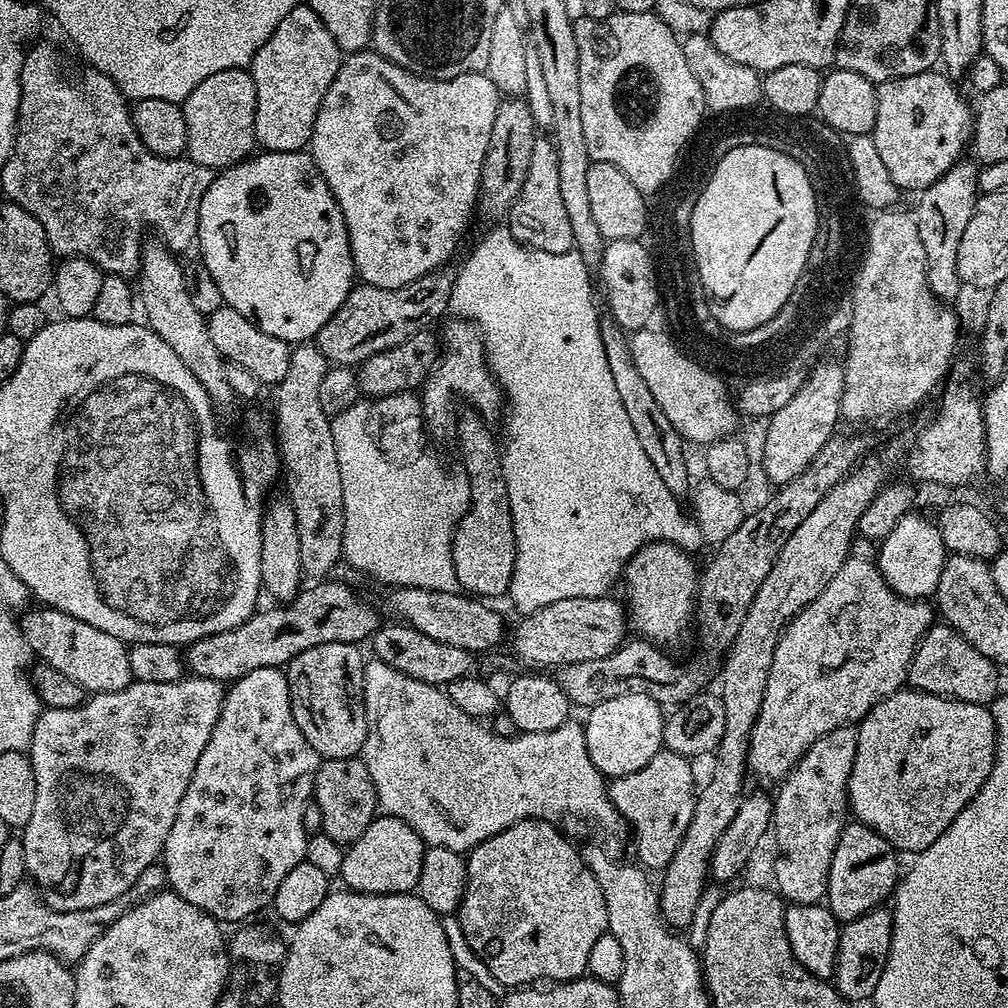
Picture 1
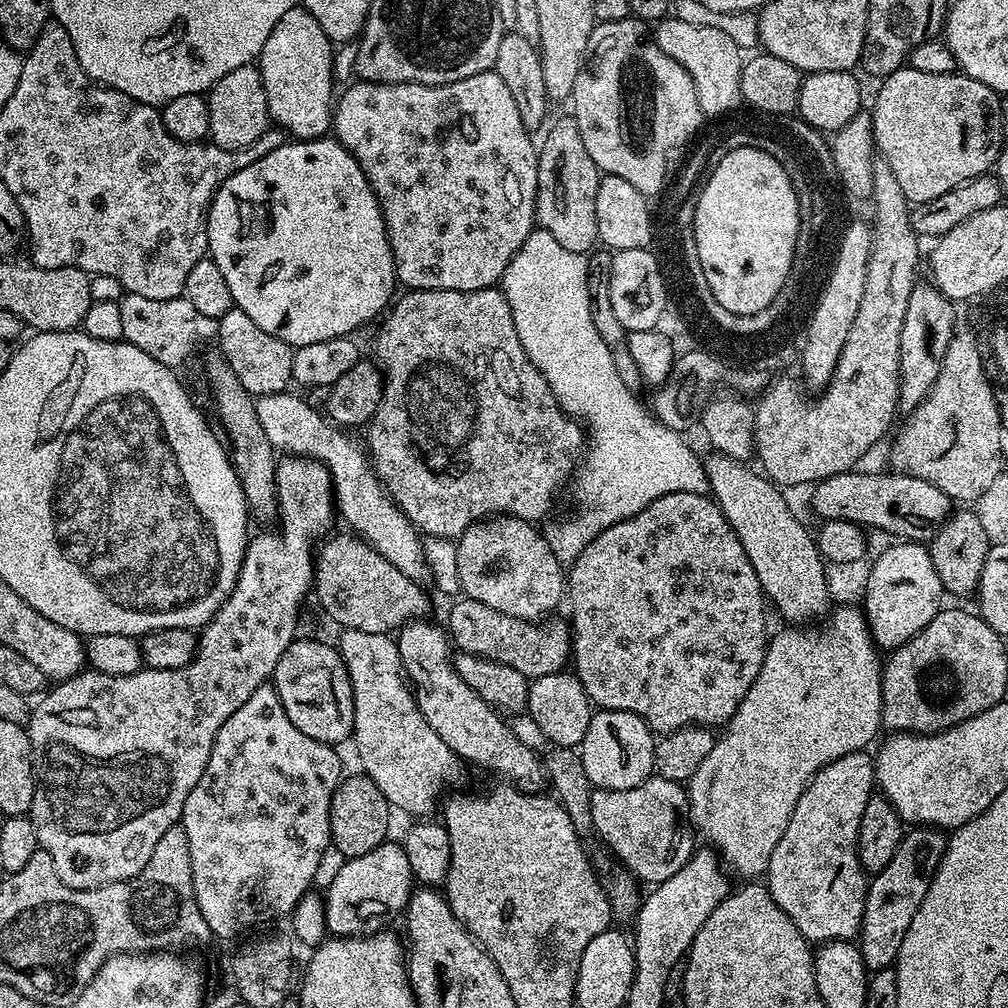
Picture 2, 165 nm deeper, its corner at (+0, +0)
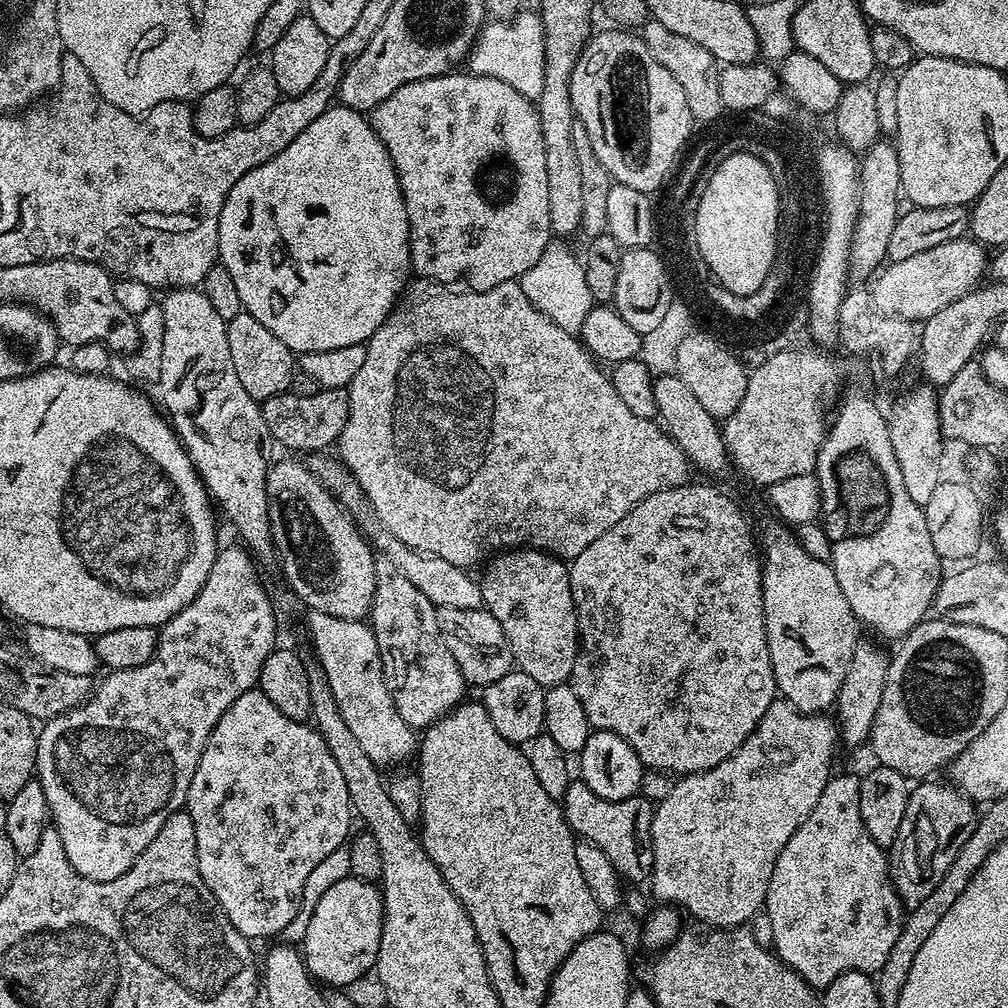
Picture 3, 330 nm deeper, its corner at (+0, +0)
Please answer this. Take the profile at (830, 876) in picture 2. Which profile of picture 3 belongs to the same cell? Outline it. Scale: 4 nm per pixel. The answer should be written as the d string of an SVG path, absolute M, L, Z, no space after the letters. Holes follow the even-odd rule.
M836 774L829 779L826 790L822 790L822 798L818 798L818 806L814 806L814 810L810 810L810 814L804 819L802 826L798 826L798 830L794 830L790 842L786 842L786 846L782 846L782 854L778 854L778 862L774 866L774 874L770 878L770 886L764 899L764 908L766 913L768 912L768 924L772 927L772 940L776 943L774 945L776 955L814 989L828 988L830 982L834 982L834 978L847 972L875 974L880 971L882 966L886 966L886 958L890 958L890 950L894 950L894 942L898 942L898 934L904 925L906 905L900 899L895 886L892 885L890 860L885 849L880 848L878 842L874 842L874 838L870 838L870 834L866 834L866 826L862 826L859 775L839 776Z

